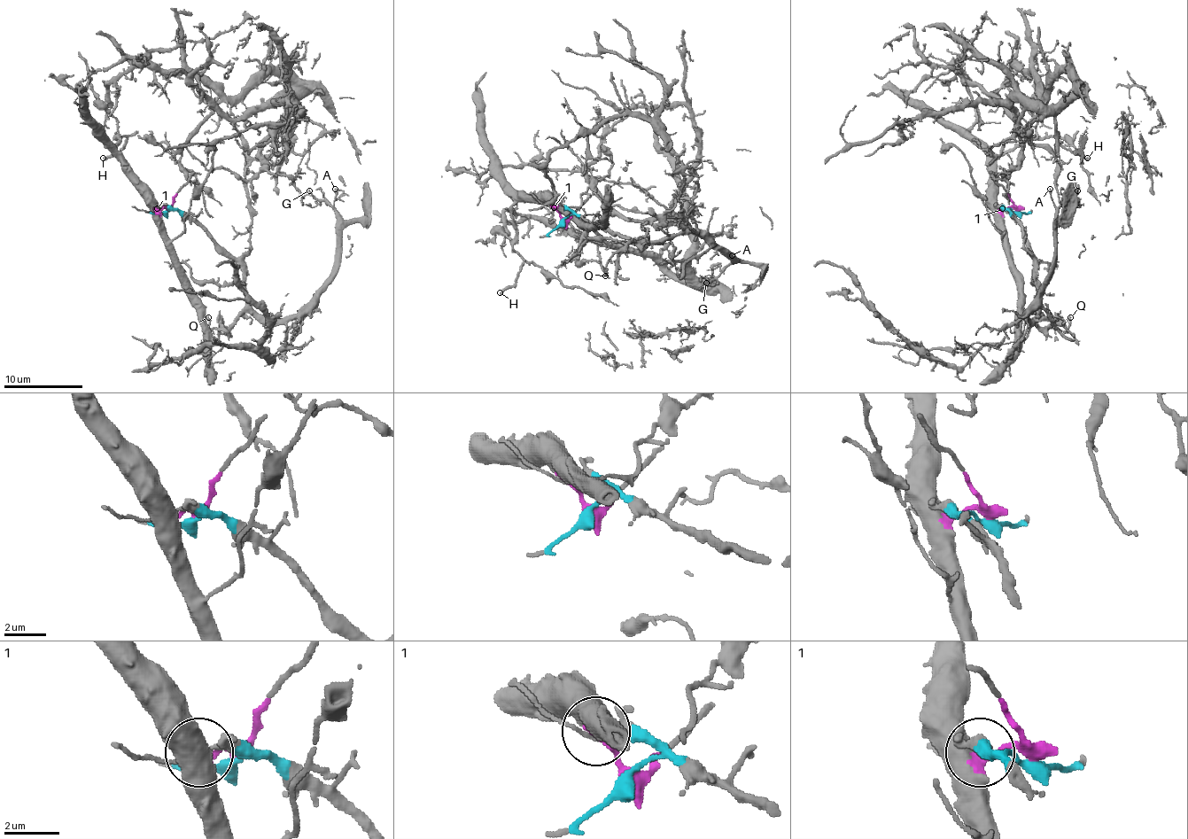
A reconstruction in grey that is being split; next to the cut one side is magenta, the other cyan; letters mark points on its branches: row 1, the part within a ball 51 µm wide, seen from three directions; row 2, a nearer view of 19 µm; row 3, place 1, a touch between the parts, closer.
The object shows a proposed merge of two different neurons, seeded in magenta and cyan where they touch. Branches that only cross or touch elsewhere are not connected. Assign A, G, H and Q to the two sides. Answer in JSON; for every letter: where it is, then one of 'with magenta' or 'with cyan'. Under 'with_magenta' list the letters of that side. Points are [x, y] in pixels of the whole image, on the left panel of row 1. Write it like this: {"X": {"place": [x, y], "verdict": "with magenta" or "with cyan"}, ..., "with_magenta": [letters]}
{"A": {"place": [335, 189], "verdict": "with cyan"}, "G": {"place": [309, 190], "verdict": "with cyan"}, "H": {"place": [103, 158], "verdict": "with magenta"}, "Q": {"place": [208, 317], "verdict": "with cyan"}, "with_magenta": ["H"]}

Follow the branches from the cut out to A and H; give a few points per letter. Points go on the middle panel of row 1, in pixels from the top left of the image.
A: (562, 221), (570, 213), (582, 216), (596, 226), (640, 242), (656, 242), (697, 231), (733, 261), (731, 255)
H: (564, 221), (548, 202), (517, 202), (511, 208), (516, 234), (513, 250), (523, 261), (516, 281), (500, 293)

